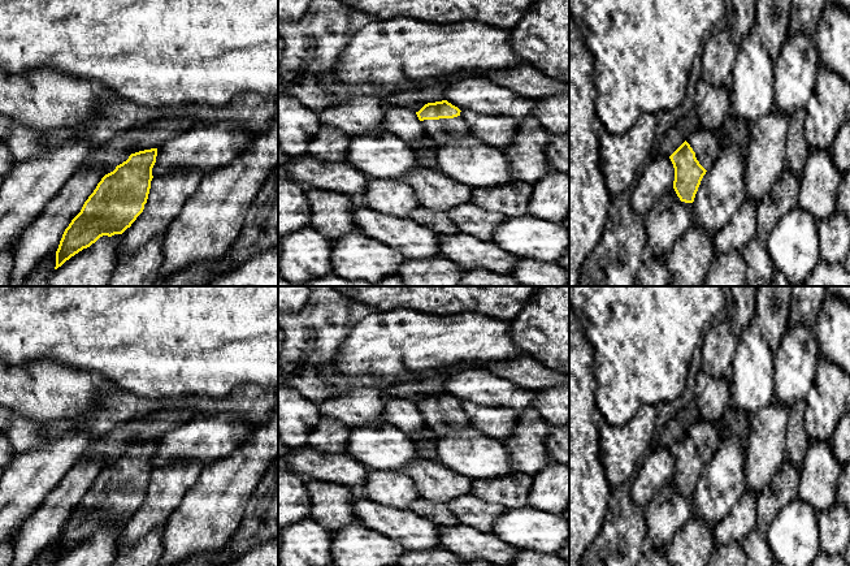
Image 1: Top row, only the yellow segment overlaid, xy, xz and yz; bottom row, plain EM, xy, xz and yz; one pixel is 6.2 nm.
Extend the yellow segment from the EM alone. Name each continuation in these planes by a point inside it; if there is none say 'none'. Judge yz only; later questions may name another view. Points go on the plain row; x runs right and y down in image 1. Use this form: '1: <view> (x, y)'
1: yz (705, 435)

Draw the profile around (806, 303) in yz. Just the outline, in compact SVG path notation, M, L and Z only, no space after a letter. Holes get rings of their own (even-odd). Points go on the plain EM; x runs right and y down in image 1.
M792 286L789 324L803 323L814 329L825 295L825 286Z

